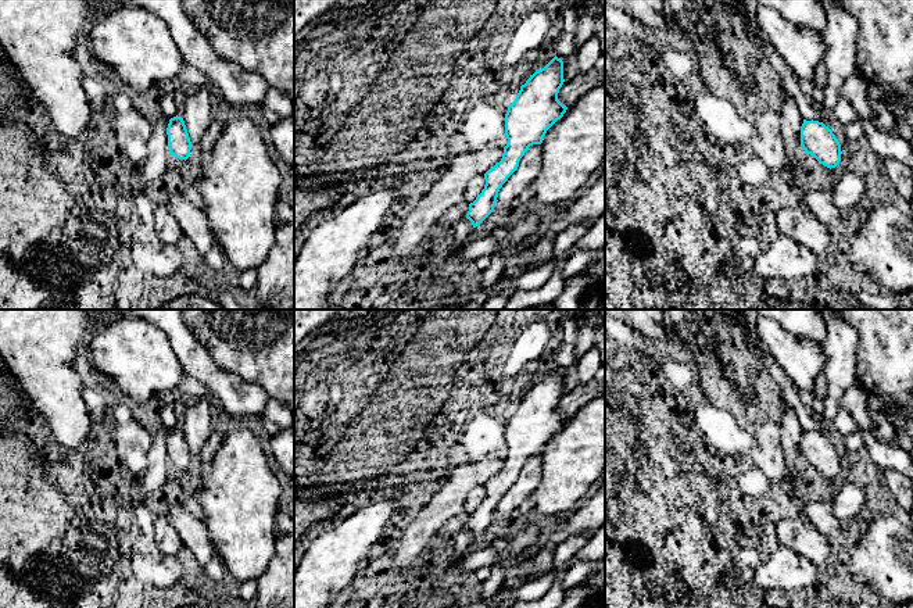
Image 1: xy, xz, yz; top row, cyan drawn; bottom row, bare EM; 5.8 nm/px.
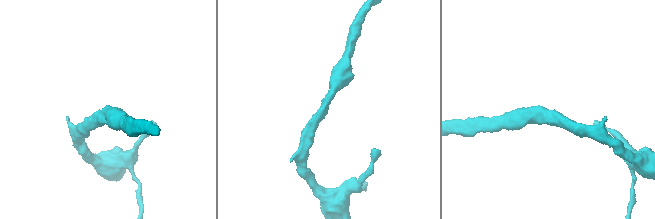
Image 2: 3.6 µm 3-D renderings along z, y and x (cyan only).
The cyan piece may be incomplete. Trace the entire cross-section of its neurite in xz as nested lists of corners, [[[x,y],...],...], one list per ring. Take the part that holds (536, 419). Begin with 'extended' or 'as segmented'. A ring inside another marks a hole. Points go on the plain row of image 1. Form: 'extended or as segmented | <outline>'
as segmented | [[[556,366],[536,382],[520,397],[519,404],[505,425],[508,450],[500,473],[484,484],[486,496],[473,514],[466,529],[479,537],[498,512],[498,503],[518,480],[520,469],[533,455],[541,455],[547,441],[563,428],[568,418],[558,411],[563,390],[563,372]]]

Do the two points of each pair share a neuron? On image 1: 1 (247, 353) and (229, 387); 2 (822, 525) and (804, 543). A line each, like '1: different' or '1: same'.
1: different
2: different

